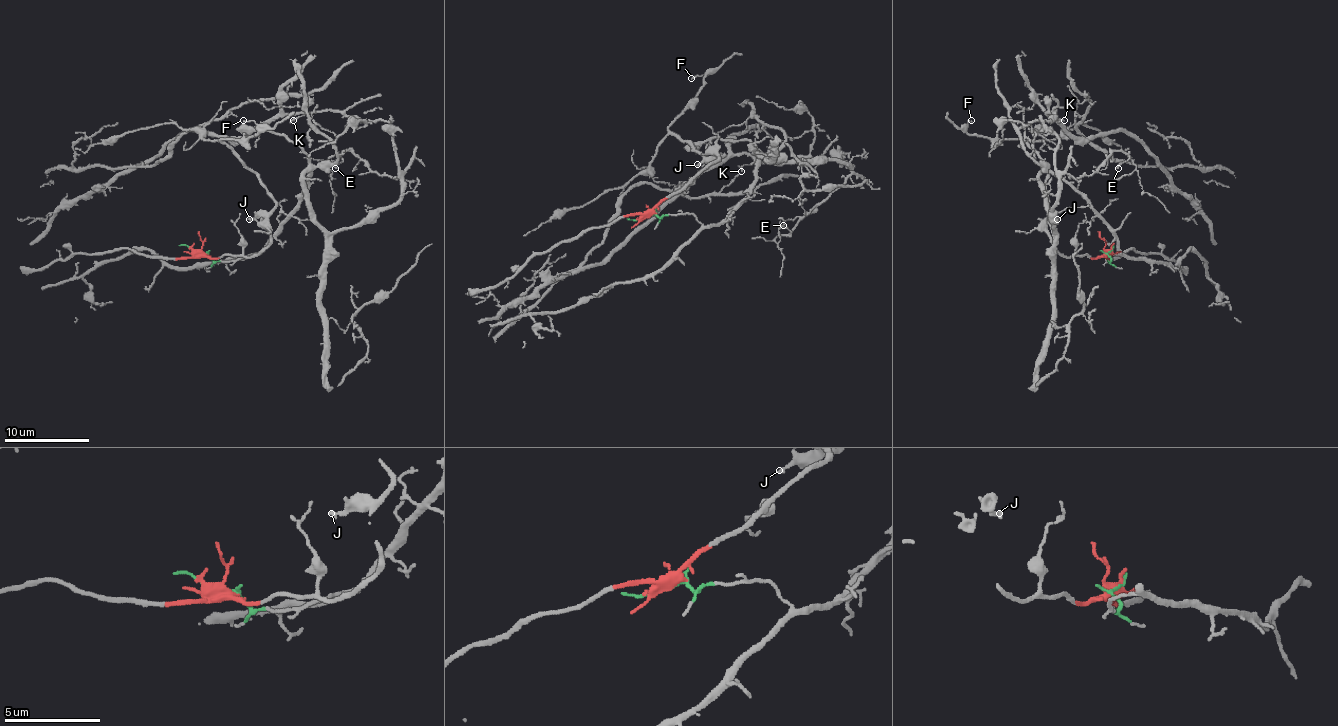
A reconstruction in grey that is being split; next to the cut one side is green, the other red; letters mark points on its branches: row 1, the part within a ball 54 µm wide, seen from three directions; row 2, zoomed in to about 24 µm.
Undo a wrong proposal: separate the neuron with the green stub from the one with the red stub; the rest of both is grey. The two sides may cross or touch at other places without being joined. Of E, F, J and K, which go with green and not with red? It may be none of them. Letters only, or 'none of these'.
E

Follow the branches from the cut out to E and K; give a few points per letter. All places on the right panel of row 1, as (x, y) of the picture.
E: (1109, 251), (1117, 238), (1077, 192), (1050, 173), (1039, 187), (1054, 232), (1060, 177), (1124, 151), (1117, 168)
K: (1109, 251), (1052, 242), (1028, 143), (1075, 124), (1115, 160), (1157, 160), (1064, 120)

